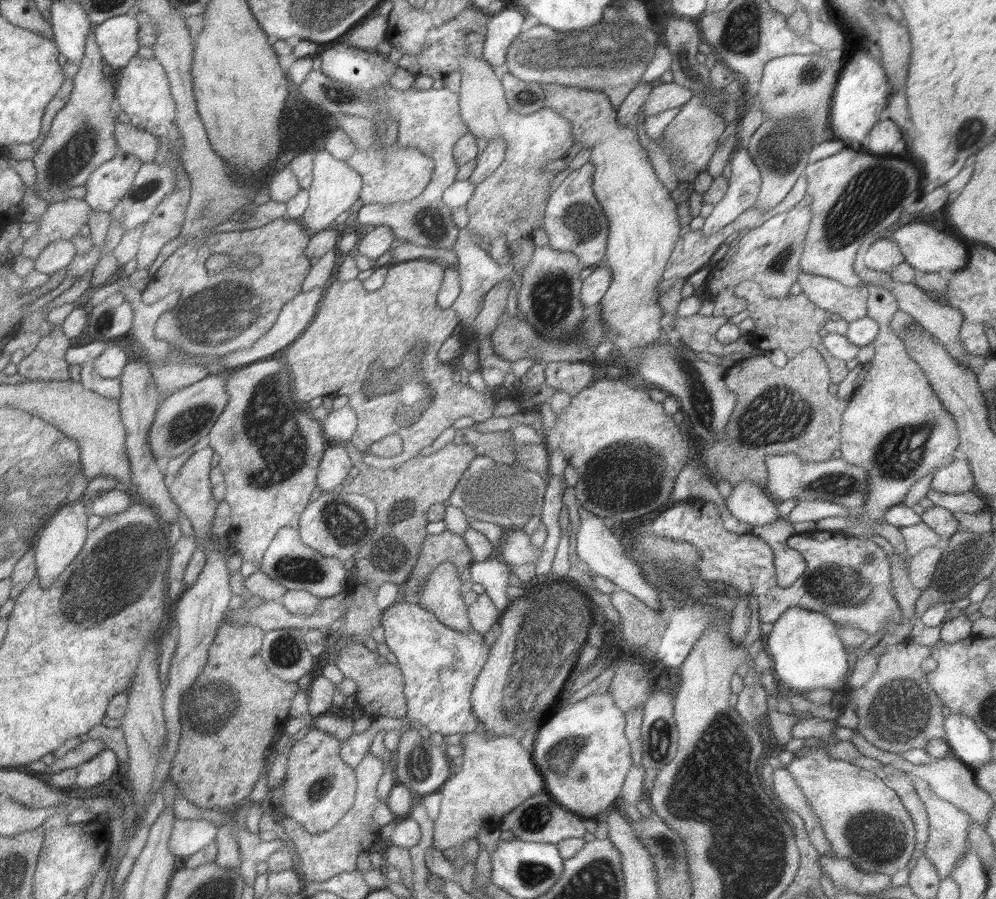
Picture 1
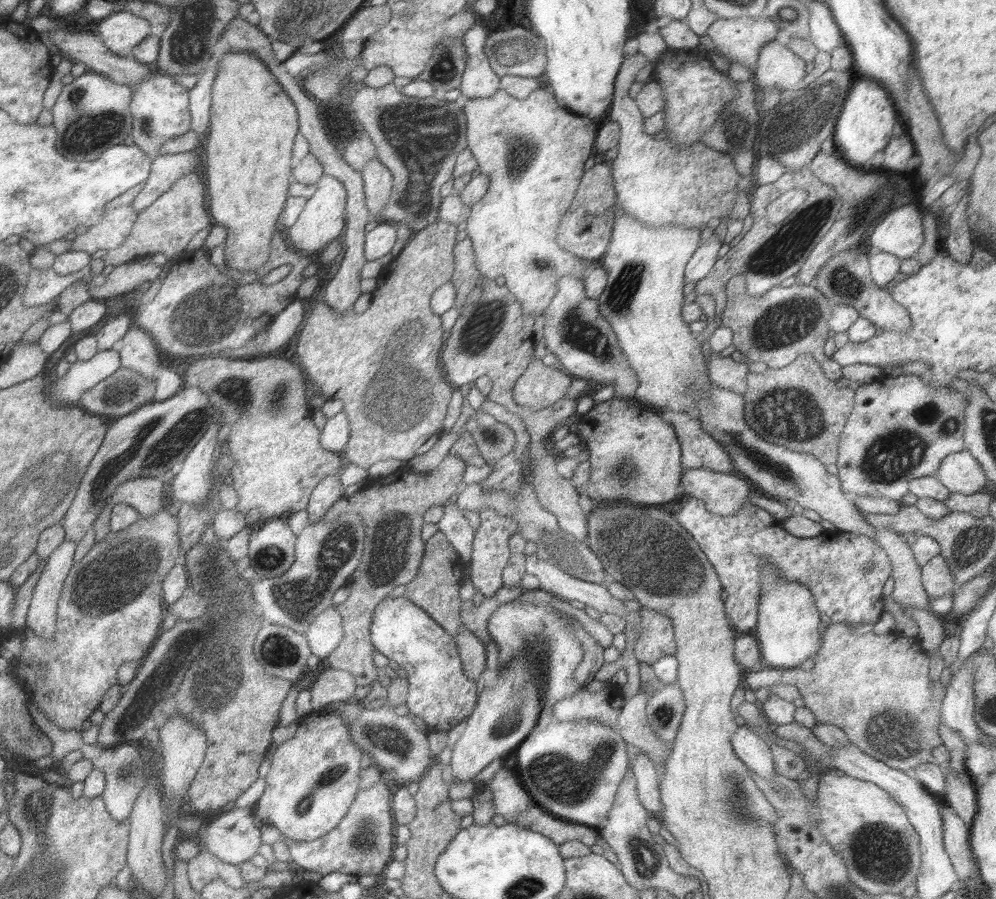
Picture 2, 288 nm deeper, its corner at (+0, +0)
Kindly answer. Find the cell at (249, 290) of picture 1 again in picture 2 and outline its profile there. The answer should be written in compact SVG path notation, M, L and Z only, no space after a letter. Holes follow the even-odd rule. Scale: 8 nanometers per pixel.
M283 228L273 232L269 246L271 250L265 264L251 270L239 270L243 274L241 282L233 282L209 262L209 248L203 246L199 250L183 252L177 260L171 260L171 266L153 300L141 310L133 310L135 326L141 326L141 330L155 342L159 354L165 356L191 360L193 356L217 354L225 348L245 348L267 324L277 318L277 314L281 314L281 310L297 298L297 286L303 282L301 272L311 262L309 254L299 254L289 244ZM281 264L289 264L291 274L271 286L265 286L261 278Z

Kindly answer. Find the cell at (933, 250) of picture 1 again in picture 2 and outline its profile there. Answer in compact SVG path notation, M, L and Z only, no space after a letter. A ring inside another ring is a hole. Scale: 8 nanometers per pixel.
M907 204L907 206L901 206L897 210L893 210L891 214L887 212L873 228L871 232L871 238L869 238L869 244L875 252L887 252L887 254L893 254L897 256L899 260L907 260L907 258L913 258L913 254L925 244L925 232L923 232L923 212L921 210L915 210L915 204Z

